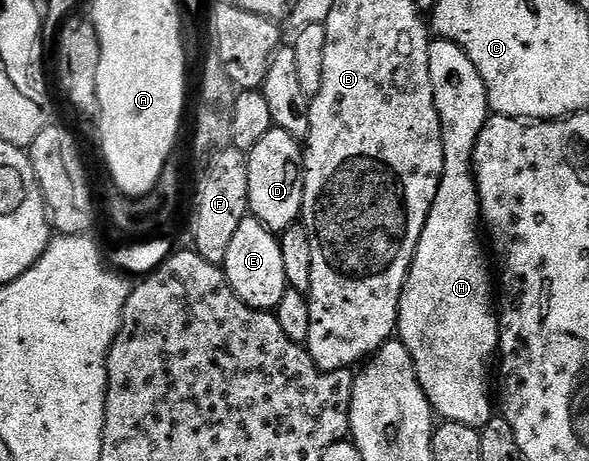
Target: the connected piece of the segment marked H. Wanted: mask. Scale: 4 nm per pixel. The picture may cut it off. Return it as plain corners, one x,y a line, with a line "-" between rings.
432,38
429,75
433,77
435,104
441,121
445,169
403,286
403,296
399,302
397,335
409,349
419,384
425,397
431,402
432,412
440,420
448,423
460,423
482,429
493,417
492,375
493,360
499,350
499,317
497,303
493,298
493,271
492,268
491,271
487,268
487,259
483,256
482,245
479,244
481,212
479,188
475,186
473,164
477,137
481,137
481,129
485,129
492,110
485,81
481,81
477,65
469,61
461,45
448,39

